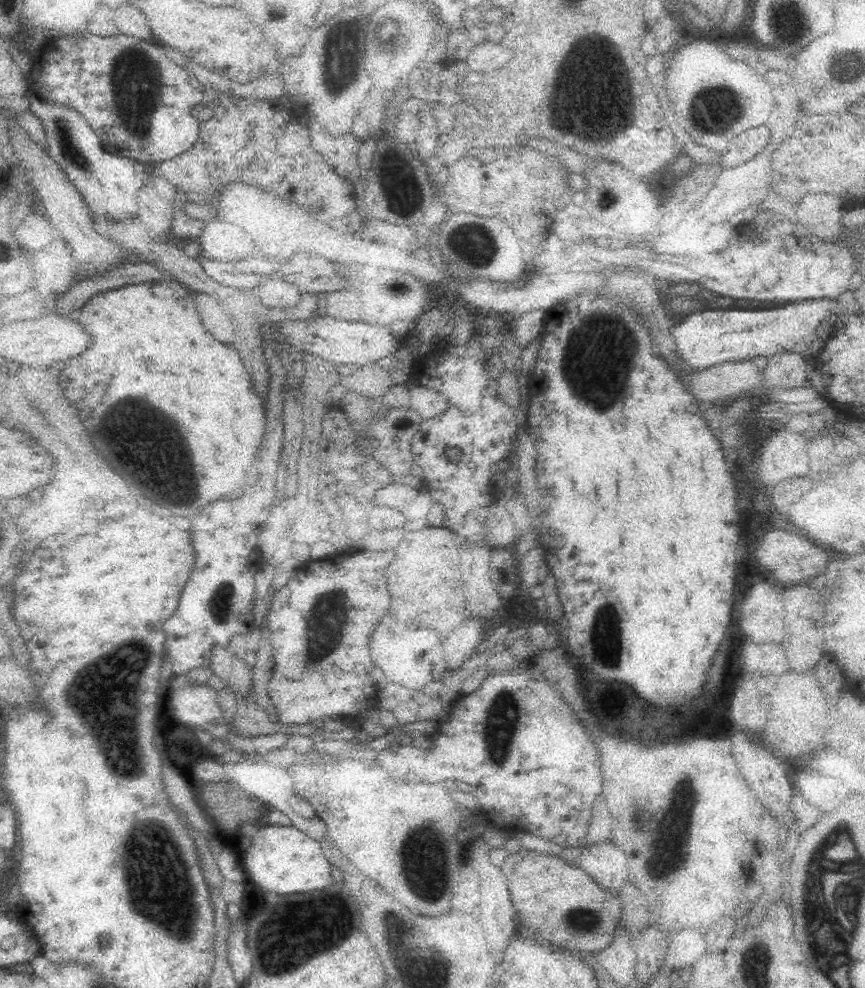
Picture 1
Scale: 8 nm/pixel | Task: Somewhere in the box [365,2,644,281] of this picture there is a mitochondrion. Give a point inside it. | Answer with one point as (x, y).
(599, 118)

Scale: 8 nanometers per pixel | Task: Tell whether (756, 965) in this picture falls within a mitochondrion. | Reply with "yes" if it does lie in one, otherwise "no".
yes

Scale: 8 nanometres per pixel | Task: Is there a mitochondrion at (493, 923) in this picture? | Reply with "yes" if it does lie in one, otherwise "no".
no

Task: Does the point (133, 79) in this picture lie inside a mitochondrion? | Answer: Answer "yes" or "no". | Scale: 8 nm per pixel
yes

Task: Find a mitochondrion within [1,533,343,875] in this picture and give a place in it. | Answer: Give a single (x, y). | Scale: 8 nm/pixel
(124, 669)

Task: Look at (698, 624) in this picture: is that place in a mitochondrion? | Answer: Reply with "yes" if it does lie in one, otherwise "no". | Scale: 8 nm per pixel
no

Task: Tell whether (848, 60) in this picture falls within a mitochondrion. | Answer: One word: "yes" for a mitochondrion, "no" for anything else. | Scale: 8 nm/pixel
yes

